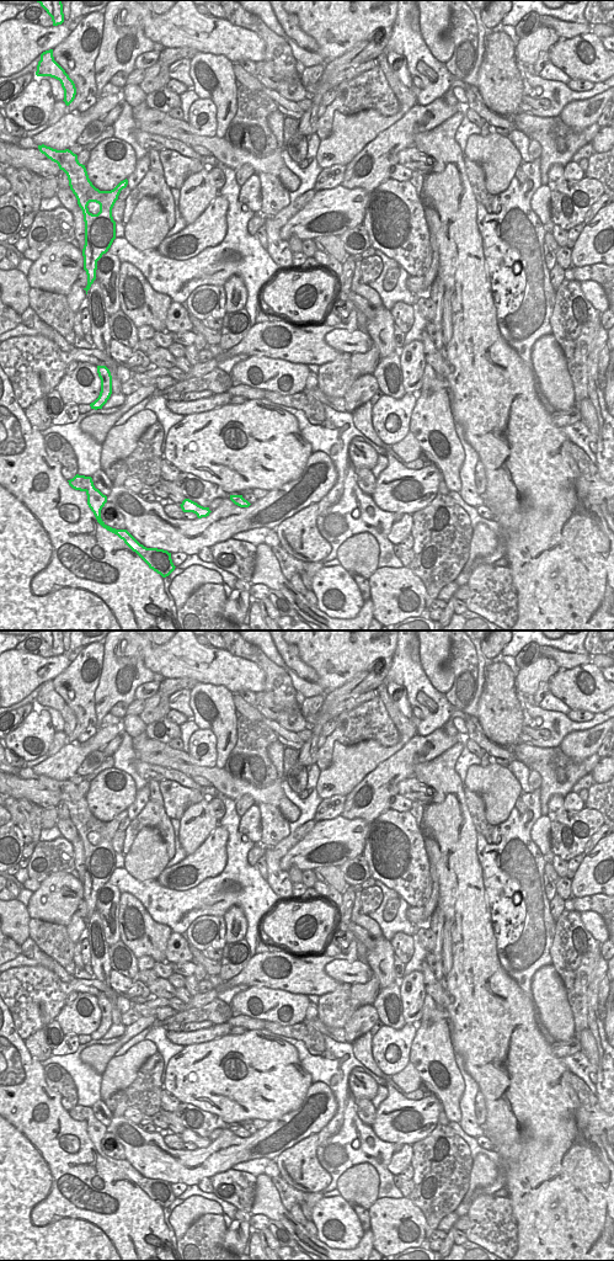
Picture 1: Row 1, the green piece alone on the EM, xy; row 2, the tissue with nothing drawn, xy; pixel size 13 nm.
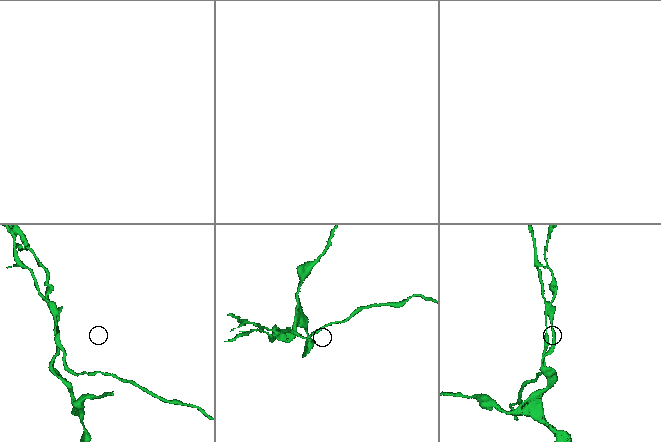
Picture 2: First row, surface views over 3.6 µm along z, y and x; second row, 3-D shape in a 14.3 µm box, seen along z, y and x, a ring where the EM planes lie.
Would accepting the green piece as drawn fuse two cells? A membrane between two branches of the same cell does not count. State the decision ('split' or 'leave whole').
split

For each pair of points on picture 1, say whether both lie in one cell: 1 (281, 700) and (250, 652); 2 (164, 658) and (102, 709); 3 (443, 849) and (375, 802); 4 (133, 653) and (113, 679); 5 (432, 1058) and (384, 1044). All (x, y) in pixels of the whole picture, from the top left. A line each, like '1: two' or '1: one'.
1: one
2: two
3: two
4: one
5: two

